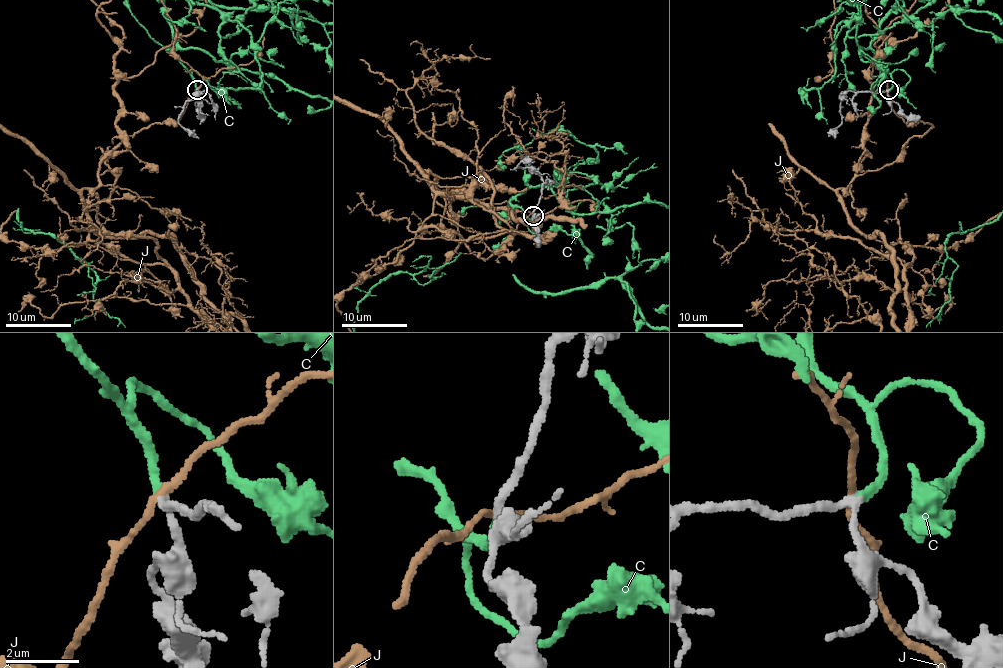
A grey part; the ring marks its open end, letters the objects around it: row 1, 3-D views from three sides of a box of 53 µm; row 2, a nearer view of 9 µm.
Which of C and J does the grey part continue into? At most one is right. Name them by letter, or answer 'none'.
C

